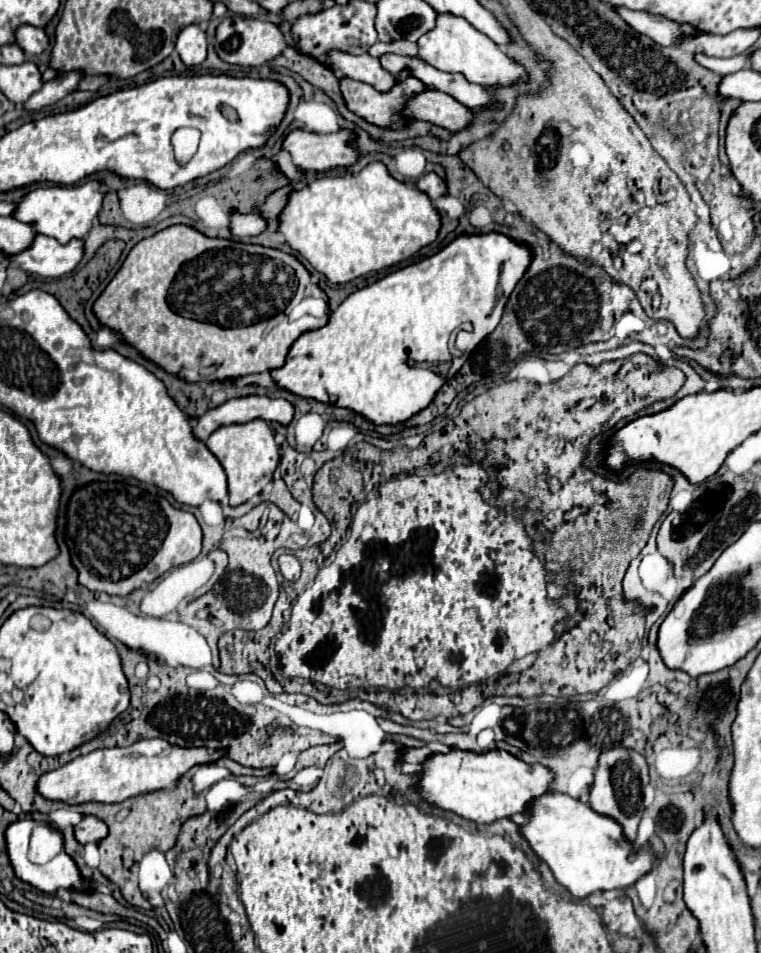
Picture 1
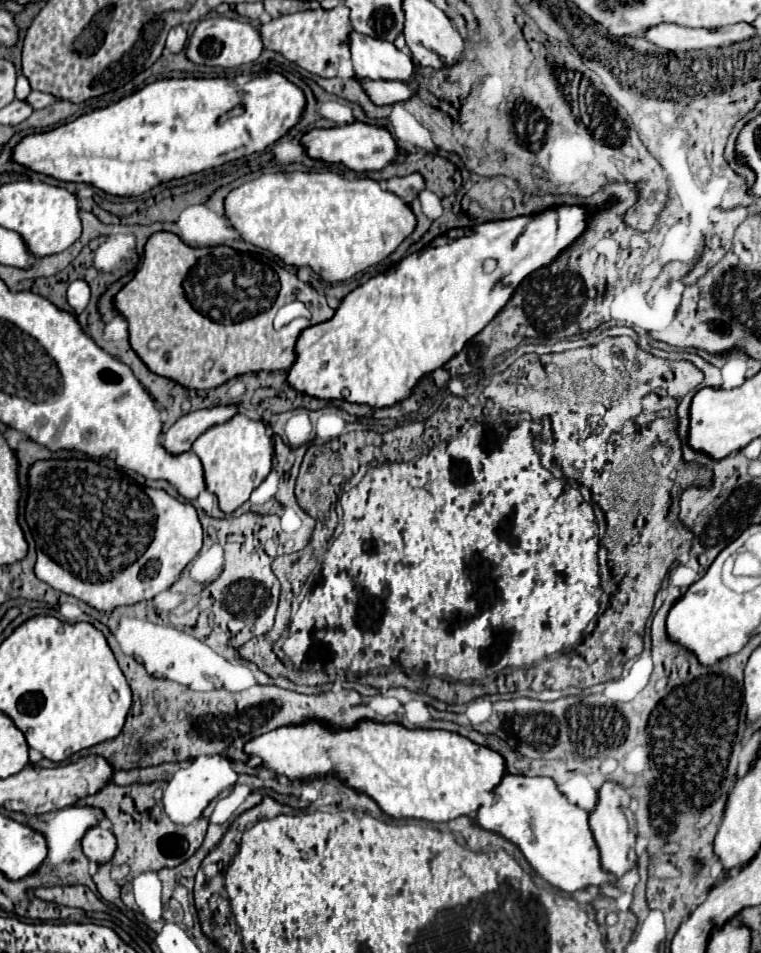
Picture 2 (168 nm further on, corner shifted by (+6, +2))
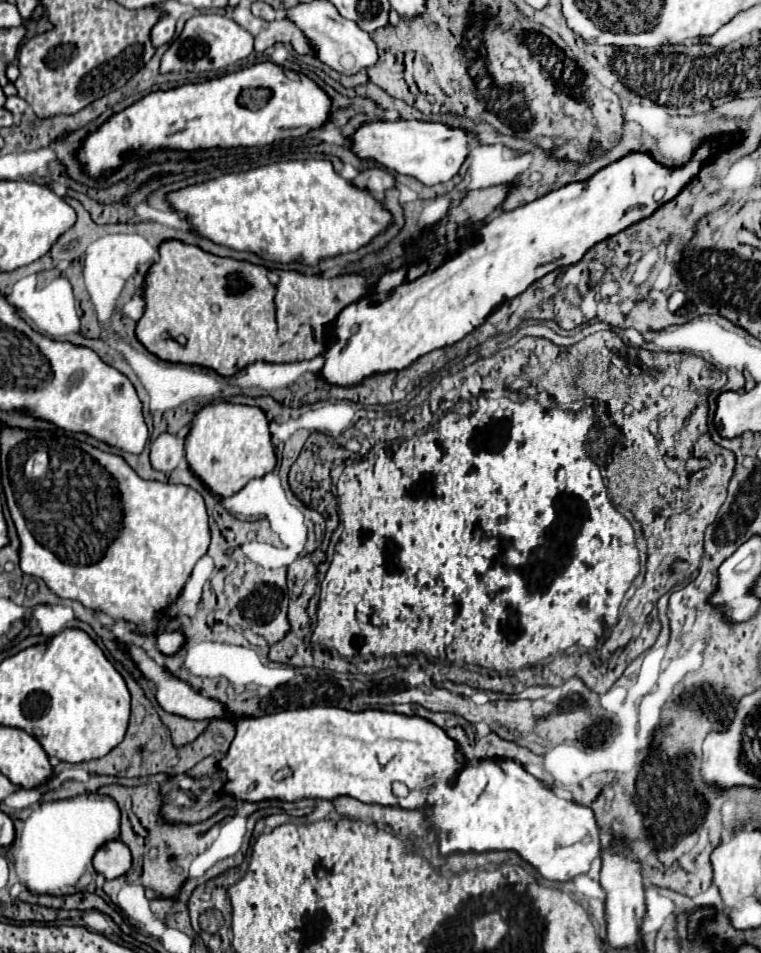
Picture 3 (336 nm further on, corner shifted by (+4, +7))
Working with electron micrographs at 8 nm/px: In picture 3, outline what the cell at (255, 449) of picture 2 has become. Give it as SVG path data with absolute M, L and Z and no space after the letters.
M231 403L207 405L193 417L191 431L185 441L185 453L191 471L221 497L239 493L251 479L273 471L277 463L265 413L259 407Z

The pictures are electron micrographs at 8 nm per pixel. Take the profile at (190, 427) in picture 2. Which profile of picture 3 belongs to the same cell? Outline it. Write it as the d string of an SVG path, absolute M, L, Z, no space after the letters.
M161 433L151 443L151 465L159 471L173 471L185 457L185 437L173 433Z

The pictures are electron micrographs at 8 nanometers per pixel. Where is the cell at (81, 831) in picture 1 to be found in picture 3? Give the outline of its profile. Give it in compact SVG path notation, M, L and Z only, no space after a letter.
M107 841L101 845L93 857L93 867L105 879L115 879L125 875L131 867L131 853L123 841Z

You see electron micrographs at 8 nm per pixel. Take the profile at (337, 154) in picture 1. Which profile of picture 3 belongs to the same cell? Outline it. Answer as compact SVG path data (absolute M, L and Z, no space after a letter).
M369 121L363 123L351 137L349 149L359 159L375 159L389 171L411 175L425 185L437 185L457 175L461 163L469 151L477 147L471 133L463 129L451 129L443 123L425 121Z

